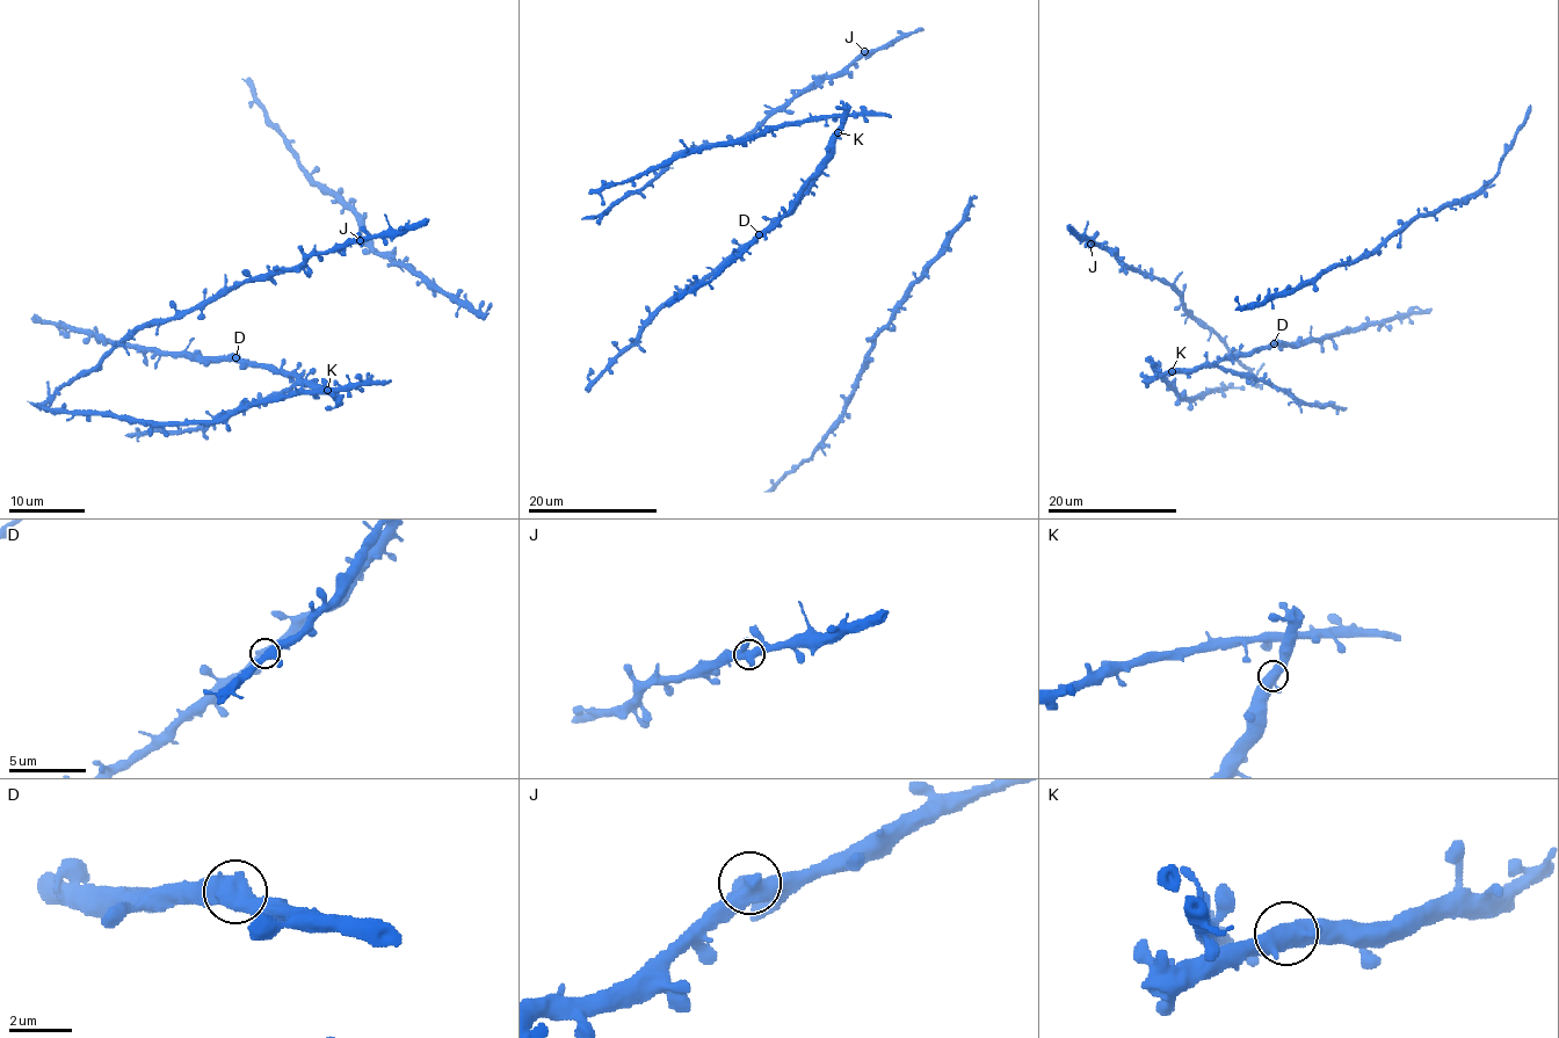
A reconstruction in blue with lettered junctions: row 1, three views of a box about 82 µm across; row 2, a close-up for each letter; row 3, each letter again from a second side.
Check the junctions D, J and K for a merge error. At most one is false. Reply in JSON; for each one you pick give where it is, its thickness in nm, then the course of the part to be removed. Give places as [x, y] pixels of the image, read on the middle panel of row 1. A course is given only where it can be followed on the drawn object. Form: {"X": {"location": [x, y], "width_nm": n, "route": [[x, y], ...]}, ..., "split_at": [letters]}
{"split_at": []}

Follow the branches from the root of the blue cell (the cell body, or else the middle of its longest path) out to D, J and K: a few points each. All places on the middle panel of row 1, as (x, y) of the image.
D: (790, 124), (840, 117), (842, 130), (835, 137), (832, 158), (810, 190), (760, 233)
J: (790, 124), (686, 150), (609, 183), (601, 212), (681, 153), (749, 135), (864, 51)
K: (790, 124), (840, 117), (842, 126), (838, 132)

